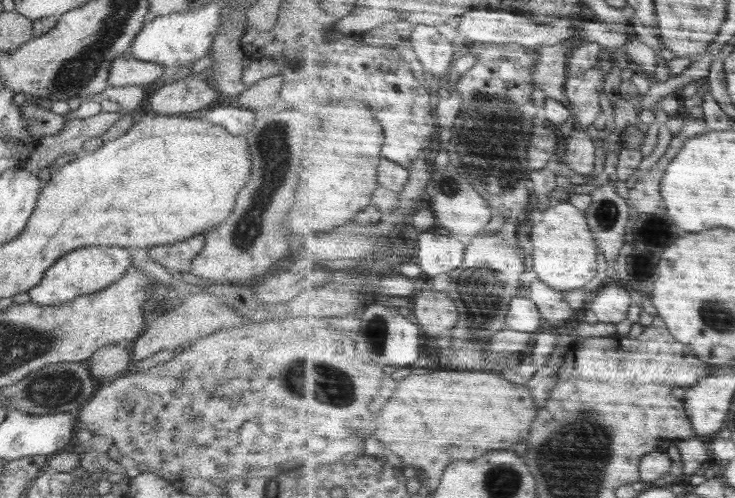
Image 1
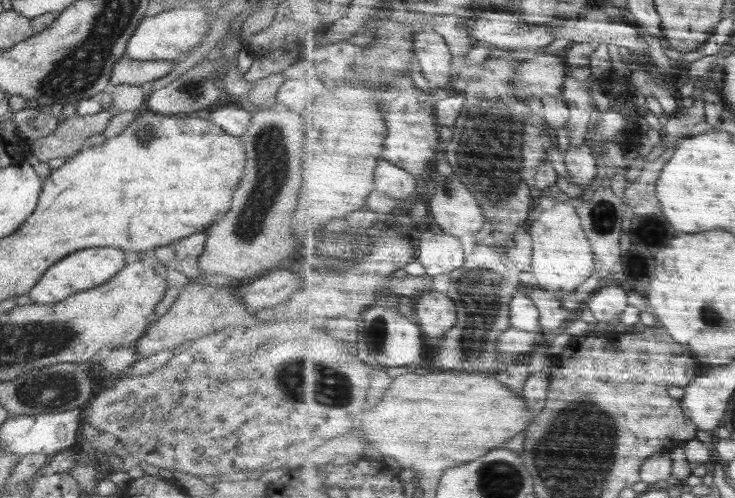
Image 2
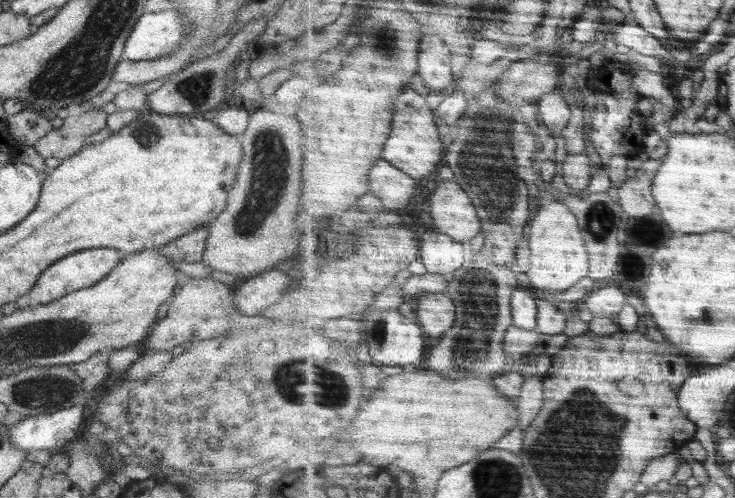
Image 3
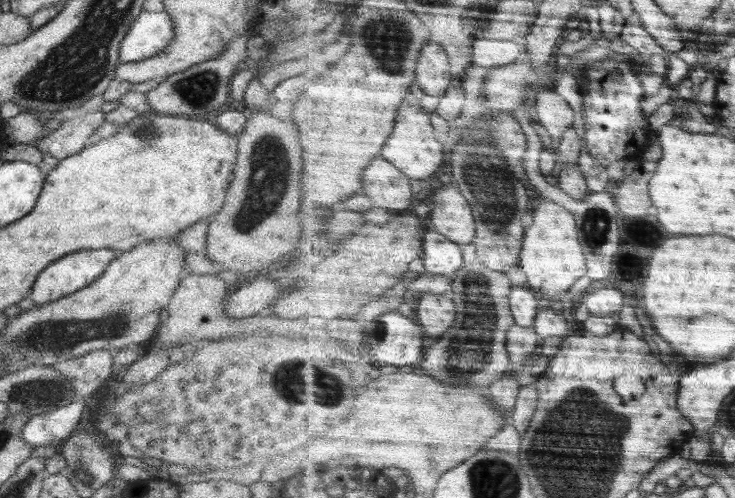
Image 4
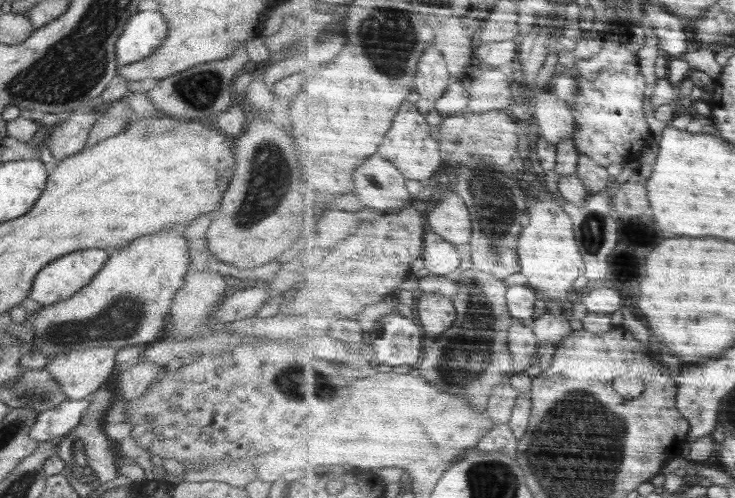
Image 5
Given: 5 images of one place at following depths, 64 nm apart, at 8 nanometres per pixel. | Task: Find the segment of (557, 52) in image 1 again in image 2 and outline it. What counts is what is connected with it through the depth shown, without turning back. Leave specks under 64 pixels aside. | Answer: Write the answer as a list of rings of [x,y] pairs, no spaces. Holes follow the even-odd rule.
[[[540,50],[538,58],[528,60],[520,66],[518,78],[516,78],[516,90],[520,92],[520,98],[530,102],[532,97],[544,98],[544,96],[562,96],[565,90],[566,62],[560,54]]]

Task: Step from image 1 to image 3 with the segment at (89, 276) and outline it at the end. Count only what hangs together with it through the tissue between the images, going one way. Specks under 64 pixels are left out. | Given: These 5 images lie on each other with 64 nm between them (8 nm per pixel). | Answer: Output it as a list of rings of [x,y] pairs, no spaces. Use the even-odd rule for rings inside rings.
[[[91,248],[73,252],[46,268],[30,289],[28,296],[30,296],[32,303],[43,305],[56,301],[68,293],[90,288],[106,278],[106,275],[116,268],[121,257],[122,254],[113,248]]]

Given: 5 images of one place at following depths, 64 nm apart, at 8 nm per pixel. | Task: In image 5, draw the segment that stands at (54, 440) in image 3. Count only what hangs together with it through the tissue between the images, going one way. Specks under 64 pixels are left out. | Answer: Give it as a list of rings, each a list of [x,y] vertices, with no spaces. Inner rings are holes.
[[[89,399],[66,400],[61,405],[42,411],[33,424],[29,435],[40,442],[51,441],[56,436],[68,434],[80,424],[82,412],[89,407]]]

